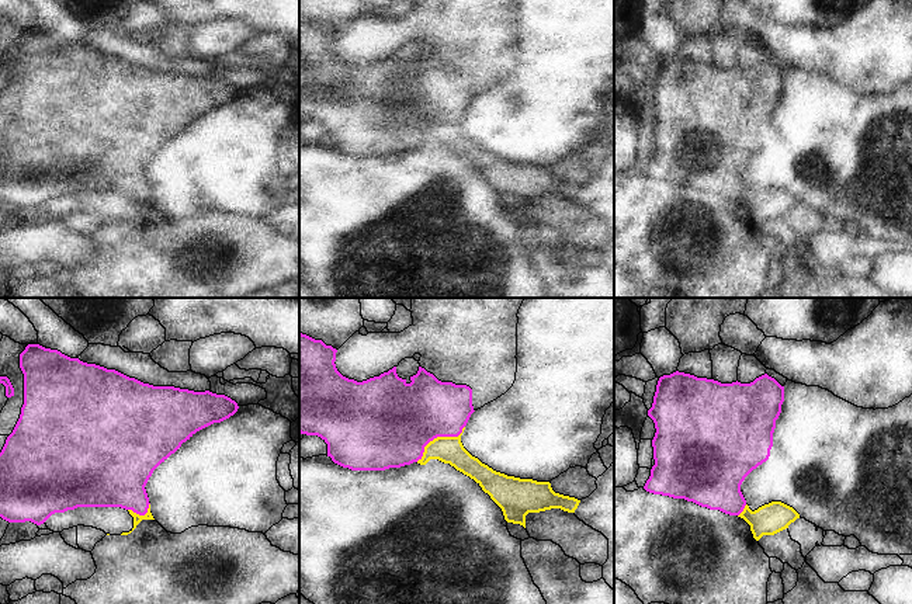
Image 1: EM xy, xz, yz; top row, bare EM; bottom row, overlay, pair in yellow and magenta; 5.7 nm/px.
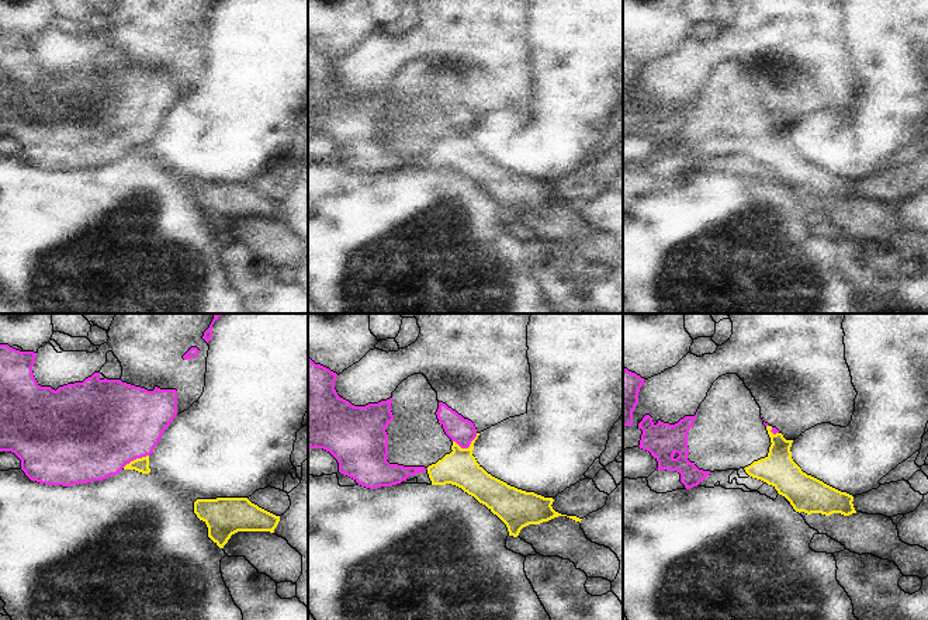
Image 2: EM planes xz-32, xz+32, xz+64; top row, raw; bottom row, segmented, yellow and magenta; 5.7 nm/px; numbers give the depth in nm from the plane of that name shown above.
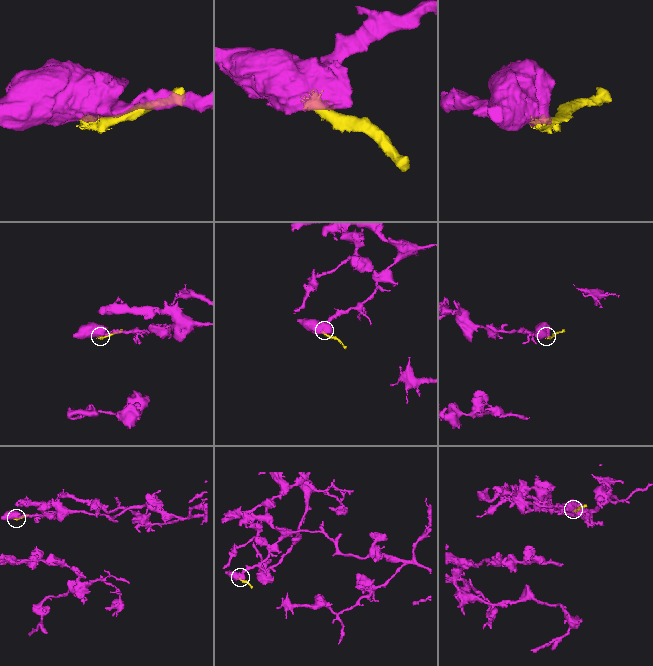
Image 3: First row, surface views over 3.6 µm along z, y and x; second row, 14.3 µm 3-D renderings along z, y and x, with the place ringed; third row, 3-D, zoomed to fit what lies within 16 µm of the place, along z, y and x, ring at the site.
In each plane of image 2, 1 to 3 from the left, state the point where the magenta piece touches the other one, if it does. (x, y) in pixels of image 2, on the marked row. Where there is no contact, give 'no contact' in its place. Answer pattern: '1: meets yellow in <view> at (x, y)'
1: meets yellow in xz-32 at (137, 459)
2: meets yellow in xz+32 at (468, 447)
3: meets yellow in xz+64 at (772, 433)

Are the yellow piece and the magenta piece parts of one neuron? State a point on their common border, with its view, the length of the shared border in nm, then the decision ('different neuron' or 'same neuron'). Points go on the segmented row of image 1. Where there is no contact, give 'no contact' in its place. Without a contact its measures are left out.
contact xz (439, 437); length 340 nm; different neuron

